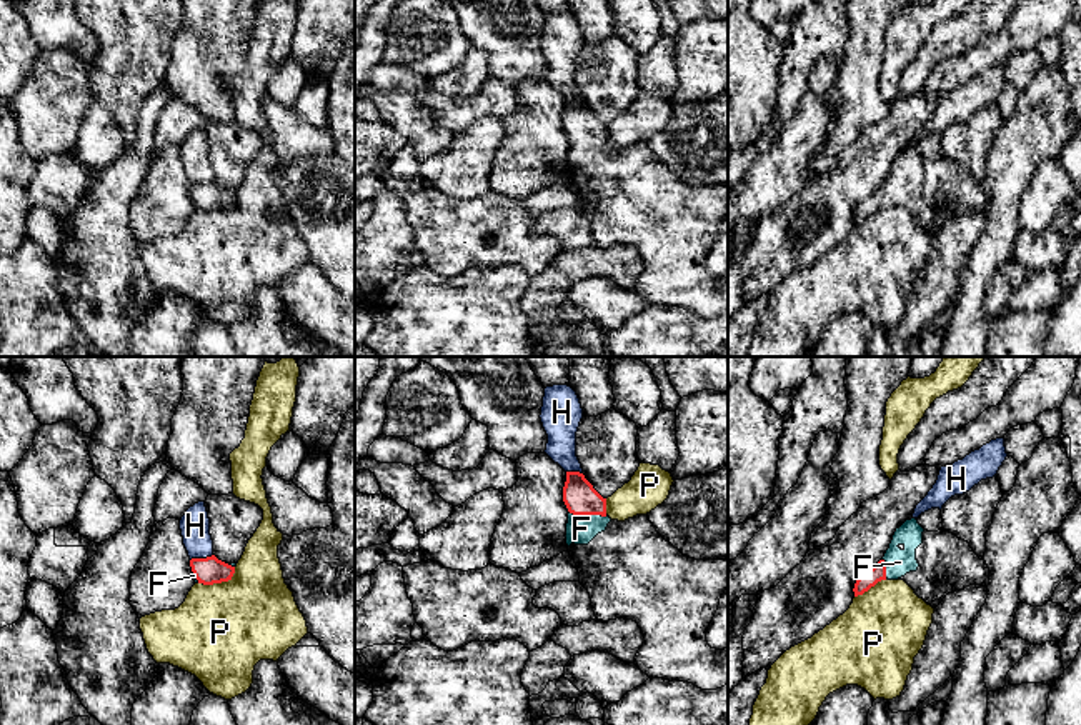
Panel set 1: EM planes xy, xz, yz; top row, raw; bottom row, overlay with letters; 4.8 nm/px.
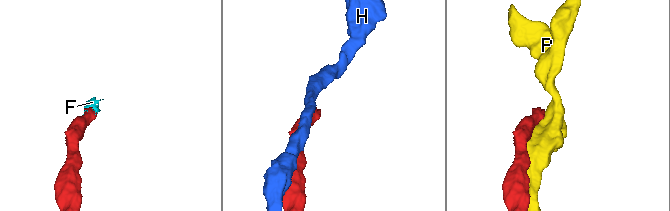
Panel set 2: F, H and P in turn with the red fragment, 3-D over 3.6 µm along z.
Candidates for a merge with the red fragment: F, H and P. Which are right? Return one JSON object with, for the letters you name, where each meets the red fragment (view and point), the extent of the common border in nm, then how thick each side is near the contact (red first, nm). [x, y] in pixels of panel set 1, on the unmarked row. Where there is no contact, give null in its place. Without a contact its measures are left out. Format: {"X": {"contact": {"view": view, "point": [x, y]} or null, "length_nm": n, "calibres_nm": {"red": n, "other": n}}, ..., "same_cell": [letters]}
{"F": {"contact": {"view": "xz", "point": [587, 140]}, "length_nm": 200, "calibres_nm": {"red": 160, "other": 140}}, "same_cell": ["F"]}

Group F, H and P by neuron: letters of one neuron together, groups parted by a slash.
F / H / P

